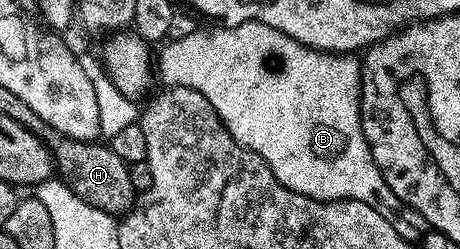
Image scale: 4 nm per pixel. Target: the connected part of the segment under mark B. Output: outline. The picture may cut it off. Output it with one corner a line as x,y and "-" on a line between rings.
249,20
243,24
229,26
206,27
210,28
202,28
199,32
190,32
187,36
180,37
179,40
171,39
165,45
167,48
163,50
162,57
159,60
157,57
156,68
157,71
158,68
162,71
167,85
191,88
204,94
204,98
208,98
208,102
212,102
218,116
225,121
226,128
230,133
245,148
250,148
256,154
260,154
260,158
264,158
264,162
268,162
272,174
276,174
278,181
284,186
288,186
288,190
292,190
296,194
311,196
317,200
359,200
365,204
373,204
382,210
399,207
399,196
388,186
388,182
382,176
382,169
372,158
370,144
364,138
364,130
362,129
362,66
357,55
343,54
341,51
323,51
318,47
310,47
289,36
286,32
281,32
278,28
260,23
259,20

